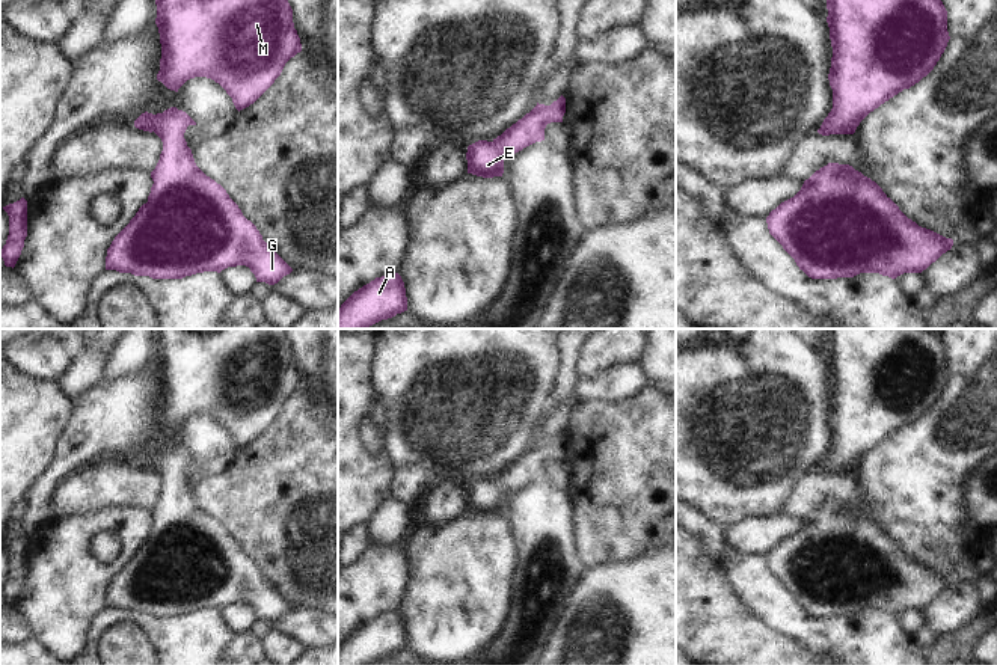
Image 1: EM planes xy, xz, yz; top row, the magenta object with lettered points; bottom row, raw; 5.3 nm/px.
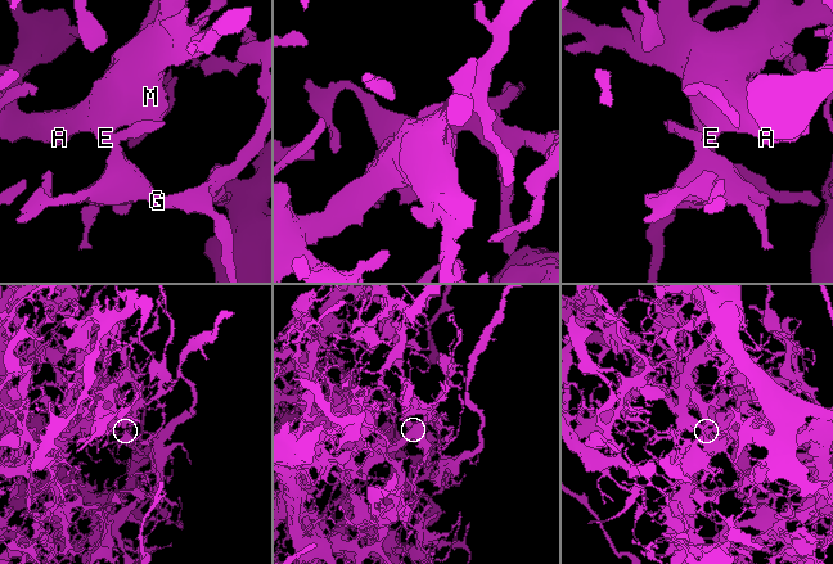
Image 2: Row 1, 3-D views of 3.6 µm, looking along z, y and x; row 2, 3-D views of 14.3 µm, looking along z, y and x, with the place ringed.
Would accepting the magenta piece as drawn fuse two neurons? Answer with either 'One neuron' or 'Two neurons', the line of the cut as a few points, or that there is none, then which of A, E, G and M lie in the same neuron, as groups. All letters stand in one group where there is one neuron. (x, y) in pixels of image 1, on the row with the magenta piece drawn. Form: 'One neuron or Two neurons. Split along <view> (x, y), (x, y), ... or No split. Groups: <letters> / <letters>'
One neuron. No split. Groups: A E G M

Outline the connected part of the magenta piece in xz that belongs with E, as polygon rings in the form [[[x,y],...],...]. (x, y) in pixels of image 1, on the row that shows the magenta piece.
[[[561,95],[551,106],[538,104],[522,119],[492,142],[478,140],[468,146],[468,173],[493,178],[502,176],[504,158],[523,148],[545,140],[545,128],[551,122],[563,122],[566,98]]]

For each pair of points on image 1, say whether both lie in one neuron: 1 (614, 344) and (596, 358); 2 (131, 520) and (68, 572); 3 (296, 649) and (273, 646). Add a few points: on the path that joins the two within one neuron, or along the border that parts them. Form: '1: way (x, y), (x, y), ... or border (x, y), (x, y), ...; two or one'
1: way (610, 346), (601, 353); one
2: way (110, 519), (97, 520), (68, 551); one
3: way (290, 649), (279, 649); one

